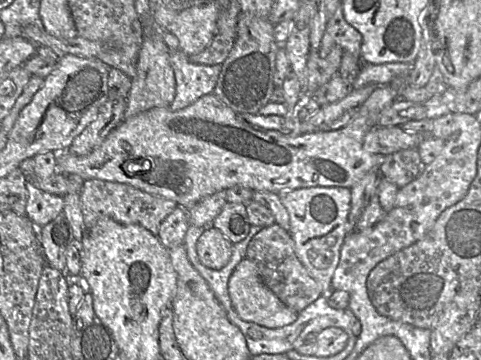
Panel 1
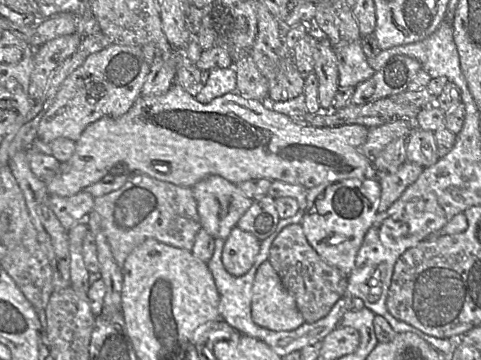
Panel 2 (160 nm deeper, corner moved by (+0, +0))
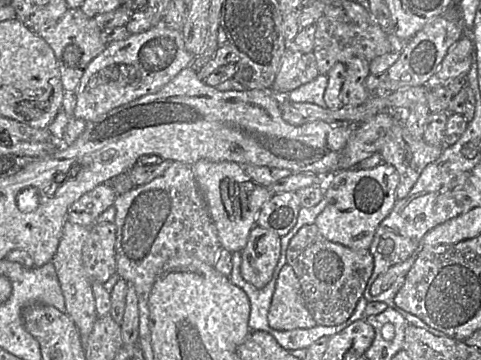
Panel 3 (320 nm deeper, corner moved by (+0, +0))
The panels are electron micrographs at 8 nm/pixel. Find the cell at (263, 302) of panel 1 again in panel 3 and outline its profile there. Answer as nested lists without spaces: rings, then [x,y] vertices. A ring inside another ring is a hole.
[[[285,265],[277,277],[268,324],[275,330],[309,329],[317,325],[304,303],[300,281],[290,265]]]

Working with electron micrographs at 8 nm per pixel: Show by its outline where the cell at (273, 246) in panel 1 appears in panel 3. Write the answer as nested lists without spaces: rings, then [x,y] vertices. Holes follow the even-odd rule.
[[[314,224],[302,227],[291,239],[286,261],[300,281],[308,311],[320,326],[336,326],[352,316],[374,269],[374,257],[369,249],[355,251],[331,242],[321,235]]]

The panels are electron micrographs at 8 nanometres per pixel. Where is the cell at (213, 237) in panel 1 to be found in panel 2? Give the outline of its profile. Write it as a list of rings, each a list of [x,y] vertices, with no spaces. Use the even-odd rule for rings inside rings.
[[[235,227],[224,241],[222,263],[235,277],[245,275],[253,266],[261,241],[254,235]]]

